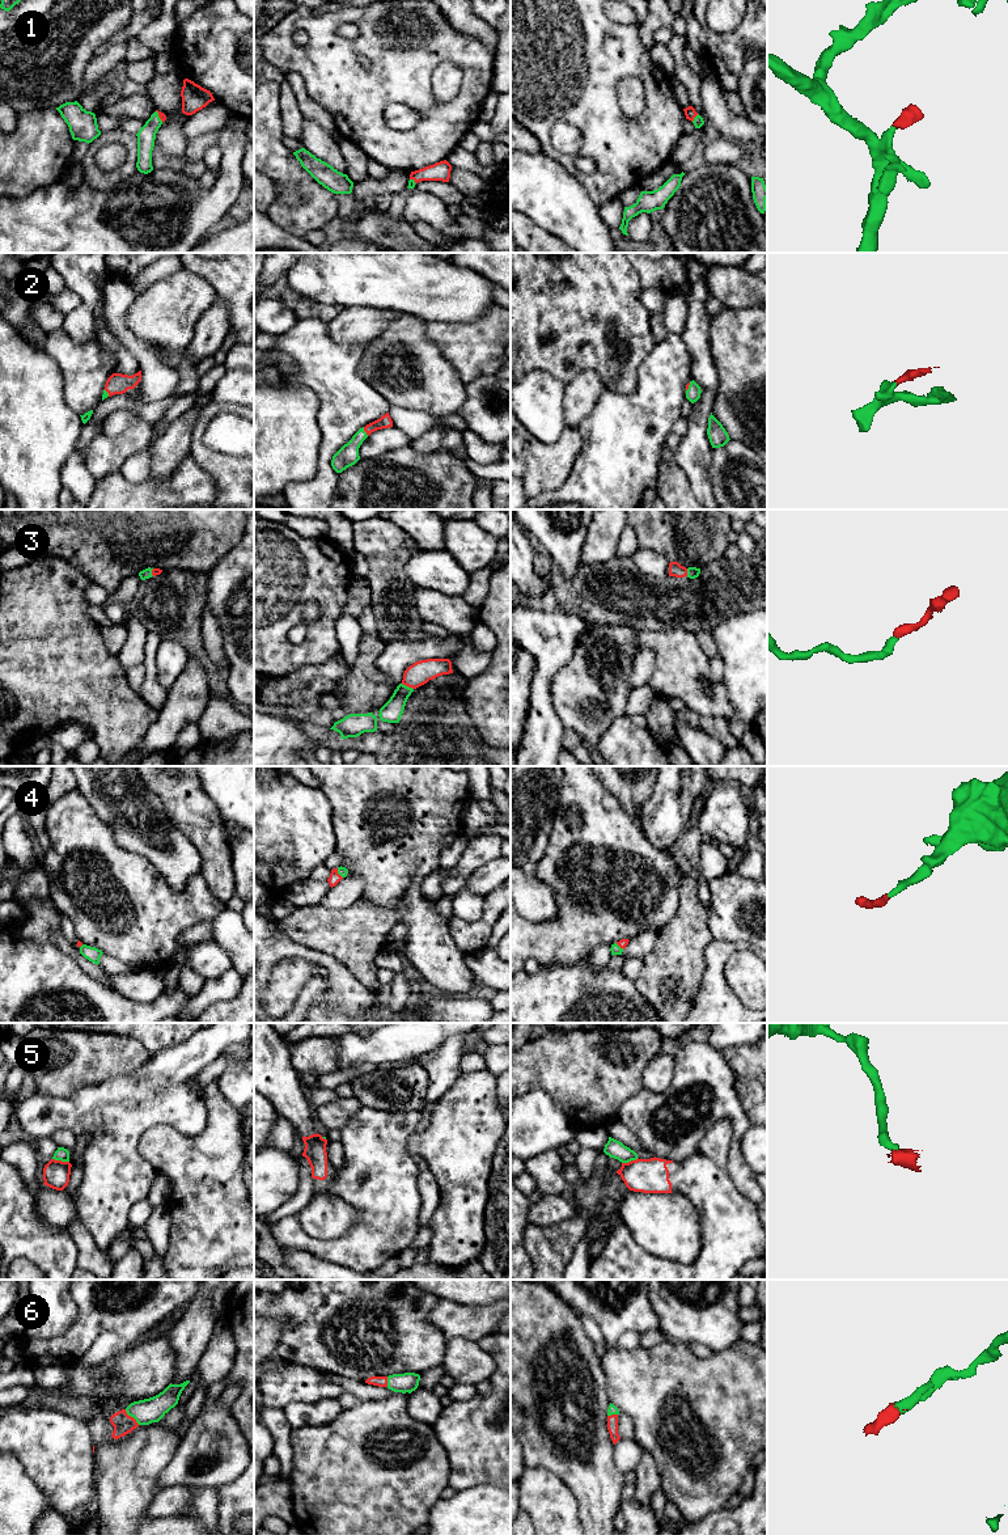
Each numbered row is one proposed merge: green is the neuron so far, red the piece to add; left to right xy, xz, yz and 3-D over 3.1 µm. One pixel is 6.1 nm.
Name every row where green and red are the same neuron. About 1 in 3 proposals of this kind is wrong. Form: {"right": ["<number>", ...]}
{"right": ["1", "2", "3", "4", "6"]}

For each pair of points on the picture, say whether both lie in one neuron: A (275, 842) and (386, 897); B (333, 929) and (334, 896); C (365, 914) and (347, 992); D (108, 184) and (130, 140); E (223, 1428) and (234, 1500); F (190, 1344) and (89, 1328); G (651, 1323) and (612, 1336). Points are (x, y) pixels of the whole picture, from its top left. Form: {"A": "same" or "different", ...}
{"A": "different", "B": "different", "C": "different", "D": "same", "E": "different", "F": "different", "G": "same"}

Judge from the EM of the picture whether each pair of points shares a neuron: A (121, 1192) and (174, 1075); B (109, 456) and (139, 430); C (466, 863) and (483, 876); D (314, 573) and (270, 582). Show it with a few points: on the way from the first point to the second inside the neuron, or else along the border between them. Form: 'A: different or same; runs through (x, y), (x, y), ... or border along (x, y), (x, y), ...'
A: same; runs through (121, 1163), (121, 1132), (148, 1104)
B: same; runs through (117, 449), (131, 438)
C: different; border along (496, 858), (483, 863), (462, 888)
D: same; runs through (304, 573), (280, 573)

